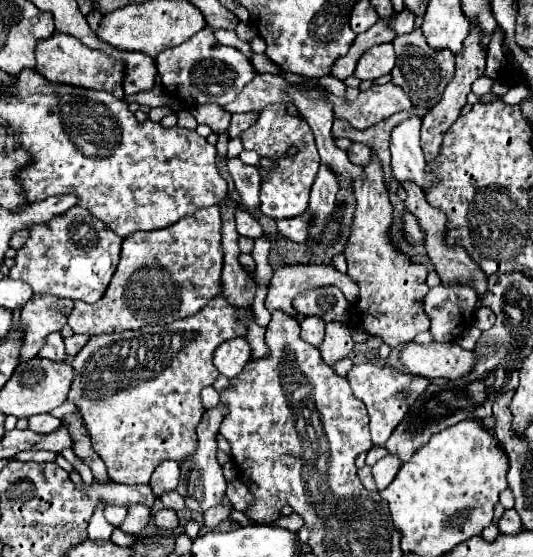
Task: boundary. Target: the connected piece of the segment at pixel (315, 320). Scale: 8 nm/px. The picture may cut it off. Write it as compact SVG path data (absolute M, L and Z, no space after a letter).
M307 316L301 320L301 338L313 346L321 346L325 338L325 322L319 316Z

